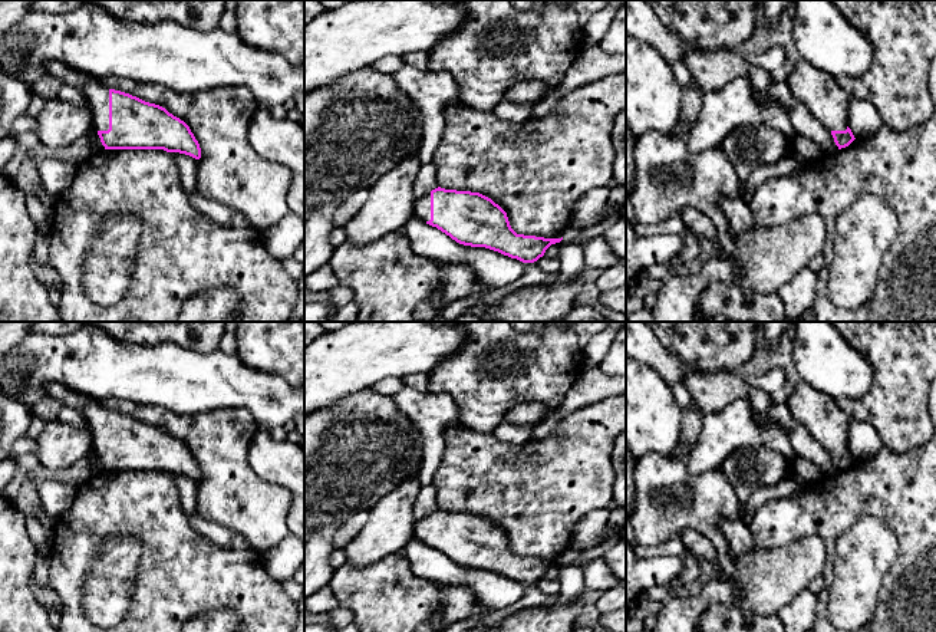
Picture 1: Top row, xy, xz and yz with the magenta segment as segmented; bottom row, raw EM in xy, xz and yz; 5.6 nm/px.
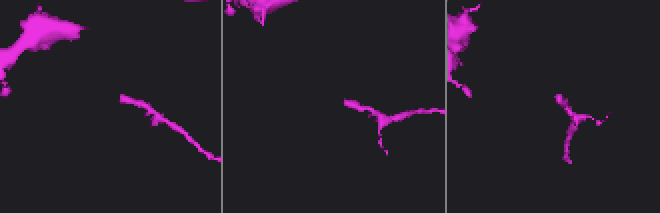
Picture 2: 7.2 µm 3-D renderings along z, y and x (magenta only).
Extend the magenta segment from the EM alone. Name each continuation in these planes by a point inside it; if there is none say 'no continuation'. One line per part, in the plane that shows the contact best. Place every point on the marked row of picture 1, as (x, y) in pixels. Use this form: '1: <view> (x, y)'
1: xy (92, 88)

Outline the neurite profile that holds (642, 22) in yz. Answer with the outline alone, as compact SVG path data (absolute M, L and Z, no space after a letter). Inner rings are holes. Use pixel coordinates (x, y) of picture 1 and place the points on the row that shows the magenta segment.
M626 0L626 33L652 45L670 66L685 57L688 45L659 20L645 0Z

